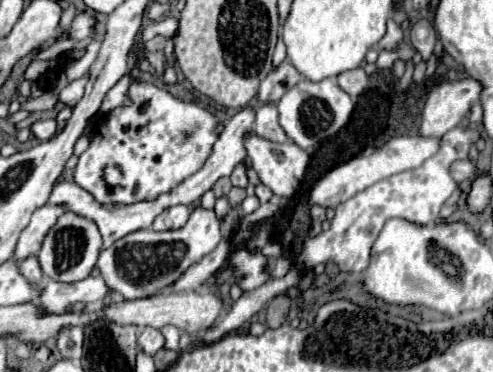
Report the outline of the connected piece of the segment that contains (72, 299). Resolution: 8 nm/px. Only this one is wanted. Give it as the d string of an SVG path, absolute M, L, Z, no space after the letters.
M86 277L84 281L76 283L46 281L38 297L38 311L42 315L60 315L70 305L94 303L104 299L106 293L110 291L104 287L104 281L100 277Z

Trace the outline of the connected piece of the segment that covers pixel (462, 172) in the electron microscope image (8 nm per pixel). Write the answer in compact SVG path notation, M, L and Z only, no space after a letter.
M454 161L450 165L450 175L456 183L462 183L462 181L470 181L476 177L476 165L470 163L470 161Z

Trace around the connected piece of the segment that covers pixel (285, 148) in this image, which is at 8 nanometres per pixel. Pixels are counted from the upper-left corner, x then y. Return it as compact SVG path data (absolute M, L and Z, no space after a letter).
M248 135L246 137L246 151L248 151L248 157L252 159L252 169L258 173L260 181L274 195L278 195L282 199L292 199L294 193L300 187L300 181L302 181L304 173L306 173L310 155L304 149L296 147L294 143L272 143L272 141L260 139L256 135Z

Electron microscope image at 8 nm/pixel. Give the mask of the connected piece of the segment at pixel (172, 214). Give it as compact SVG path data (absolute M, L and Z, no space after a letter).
M176 205L166 211L162 211L154 221L154 231L168 231L168 229L180 229L186 225L190 217L190 209L186 205Z

